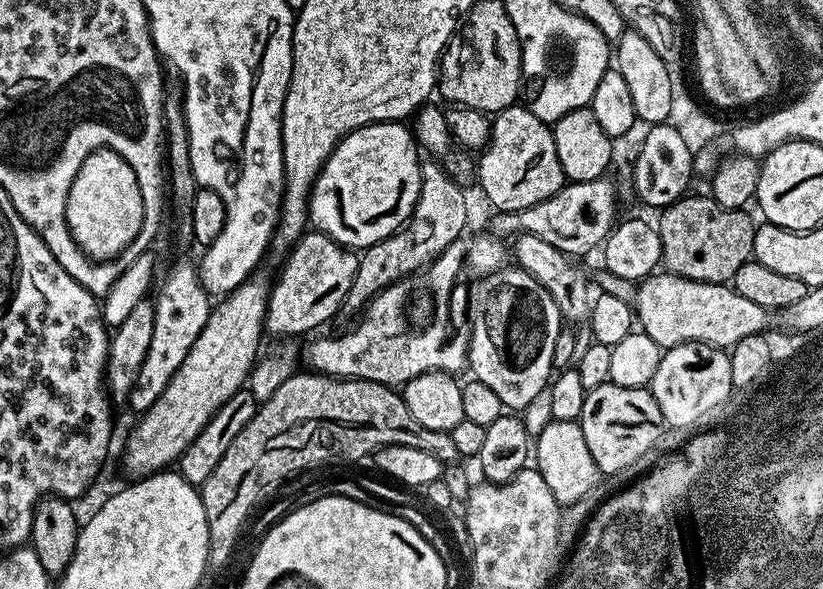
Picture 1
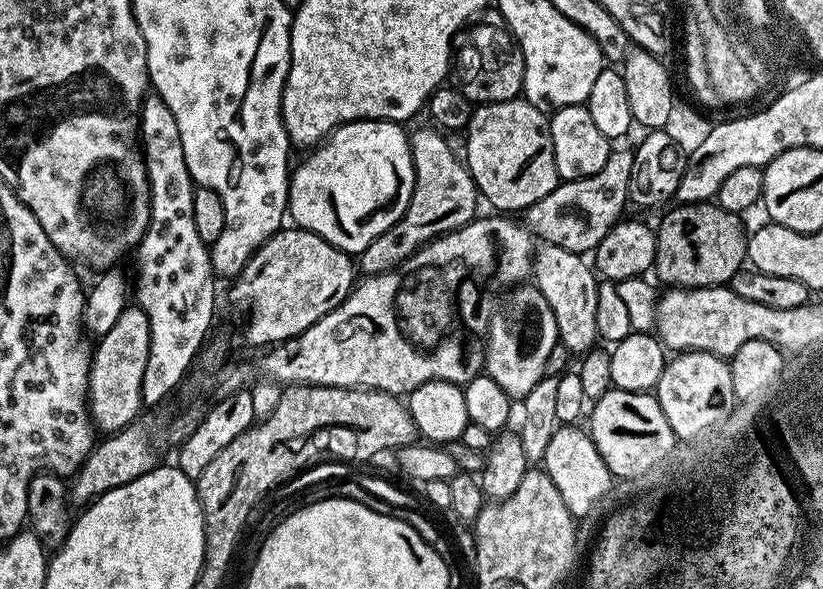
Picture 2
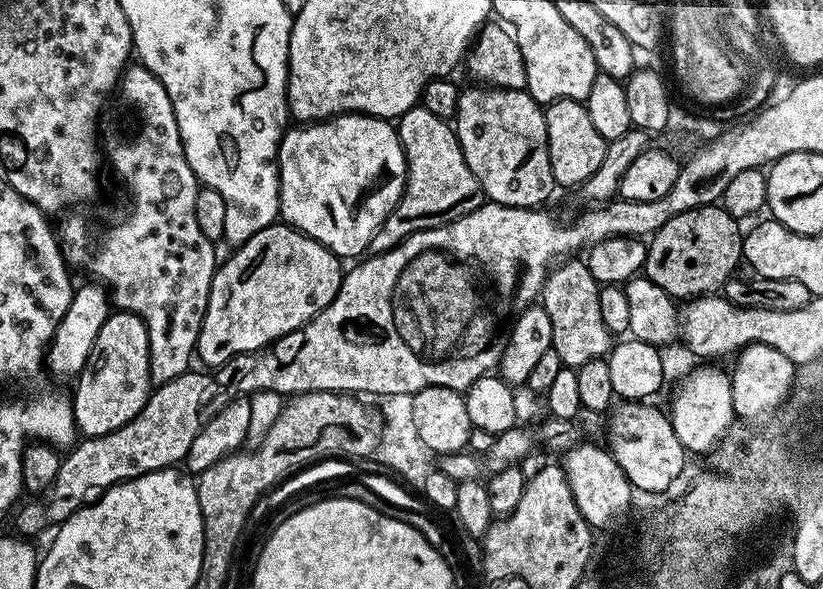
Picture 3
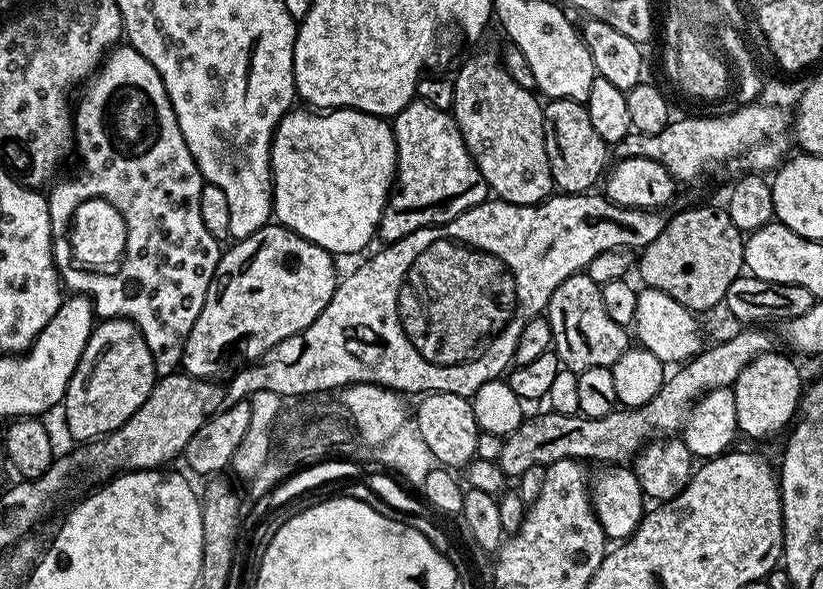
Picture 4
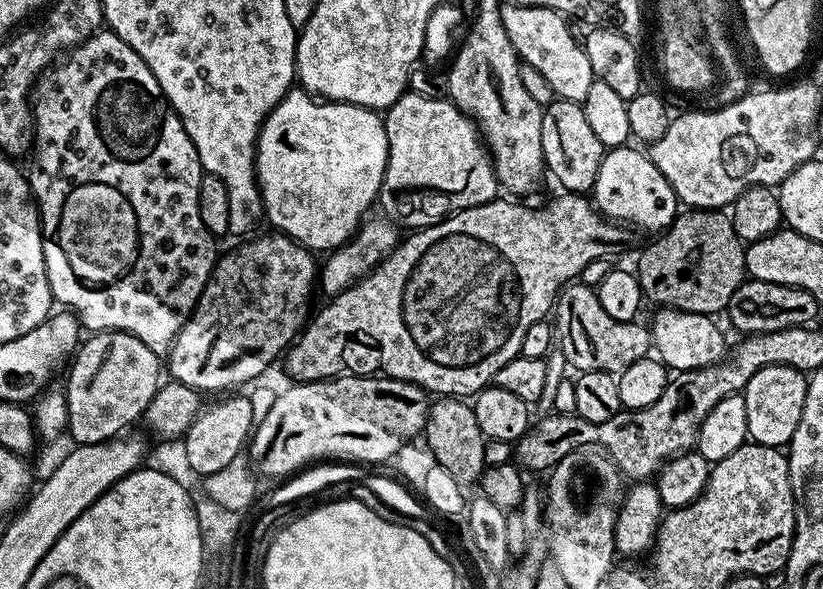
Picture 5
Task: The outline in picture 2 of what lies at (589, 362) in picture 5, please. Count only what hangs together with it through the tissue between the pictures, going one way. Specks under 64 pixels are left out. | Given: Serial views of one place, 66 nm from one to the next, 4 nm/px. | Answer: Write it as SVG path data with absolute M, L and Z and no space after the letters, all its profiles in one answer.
M553 244L539 245L533 253L532 280L534 286L546 298L551 312L554 314L557 337L559 341L566 345L569 353L583 354L593 349L594 342L597 343L597 323L595 321L595 311L597 310L597 290L599 281L593 267L583 261L585 260L579 253L566 250L564 247Z

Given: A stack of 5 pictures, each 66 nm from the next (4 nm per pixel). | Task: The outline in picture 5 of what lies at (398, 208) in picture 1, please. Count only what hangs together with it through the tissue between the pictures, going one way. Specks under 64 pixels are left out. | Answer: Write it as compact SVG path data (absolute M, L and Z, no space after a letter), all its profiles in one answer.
M294 86L284 95L282 102L274 106L274 110L260 126L260 136L256 139L256 181L260 187L260 197L264 203L263 215L273 224L277 233L291 236L299 244L303 244L309 250L316 248L328 248L335 250L346 241L352 239L352 235L360 227L365 219L367 210L371 204L377 203L380 195L380 187L384 181L384 171L388 161L388 143L386 142L386 130L384 121L379 111L363 108L357 104L337 104L330 100L321 100L313 96L311 92L305 92L303 88Z

